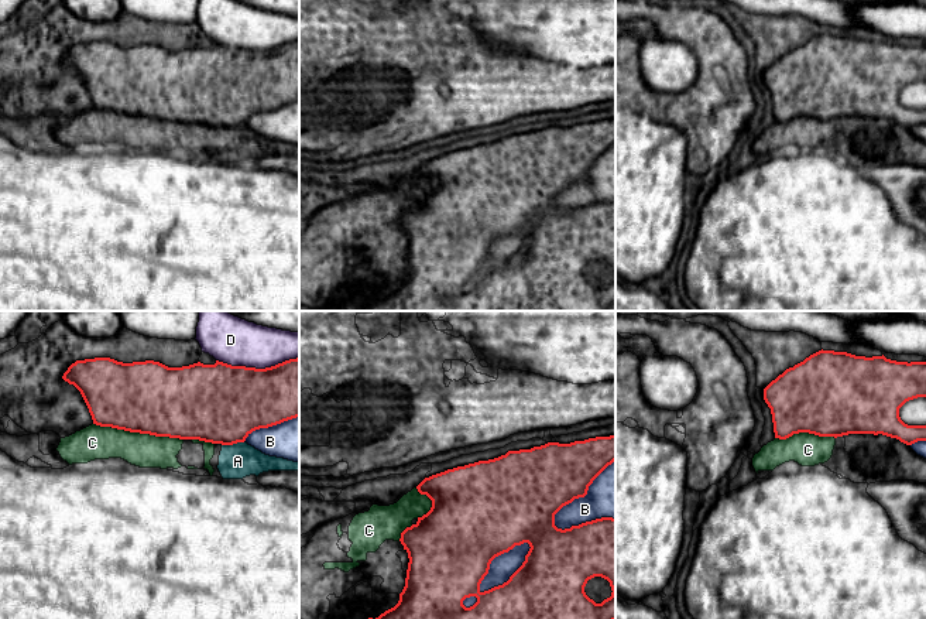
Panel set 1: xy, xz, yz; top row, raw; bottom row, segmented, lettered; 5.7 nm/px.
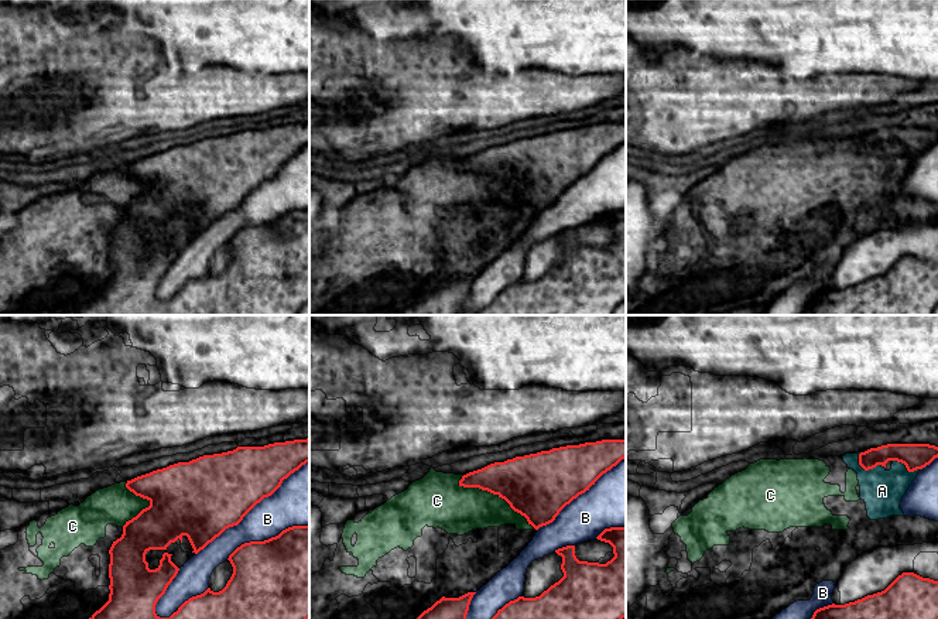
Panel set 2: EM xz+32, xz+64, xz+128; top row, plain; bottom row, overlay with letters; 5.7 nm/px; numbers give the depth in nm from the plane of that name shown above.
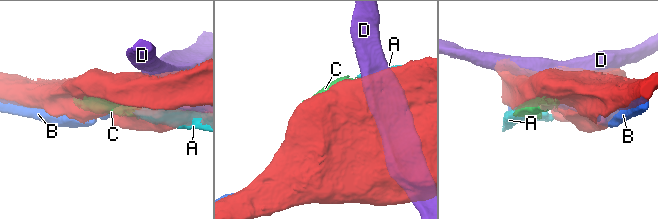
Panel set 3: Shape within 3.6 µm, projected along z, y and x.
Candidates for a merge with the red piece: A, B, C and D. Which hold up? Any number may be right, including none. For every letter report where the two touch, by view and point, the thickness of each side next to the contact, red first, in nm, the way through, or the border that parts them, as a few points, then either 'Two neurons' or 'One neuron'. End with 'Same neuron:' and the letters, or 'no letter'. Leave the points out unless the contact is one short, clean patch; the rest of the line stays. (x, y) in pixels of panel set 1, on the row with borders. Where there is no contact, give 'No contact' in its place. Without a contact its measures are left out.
A: Touches red at xy (232, 444). Thickness 460 nm (red) against 200 nm. Two neurons
B: Touches red at xz (580, 496). Thickness 380 nm (red) against 280 nm. Two neurons
C: Touches red at xy (139, 431). Thickness 420 nm (red) against 190 nm. Two neurons
D: Touches red at xy (257, 369). Thickness 420 nm (red) against 280 nm. Two neurons
Same neuron: no letter

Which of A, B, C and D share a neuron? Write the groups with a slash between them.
A C / B / D

